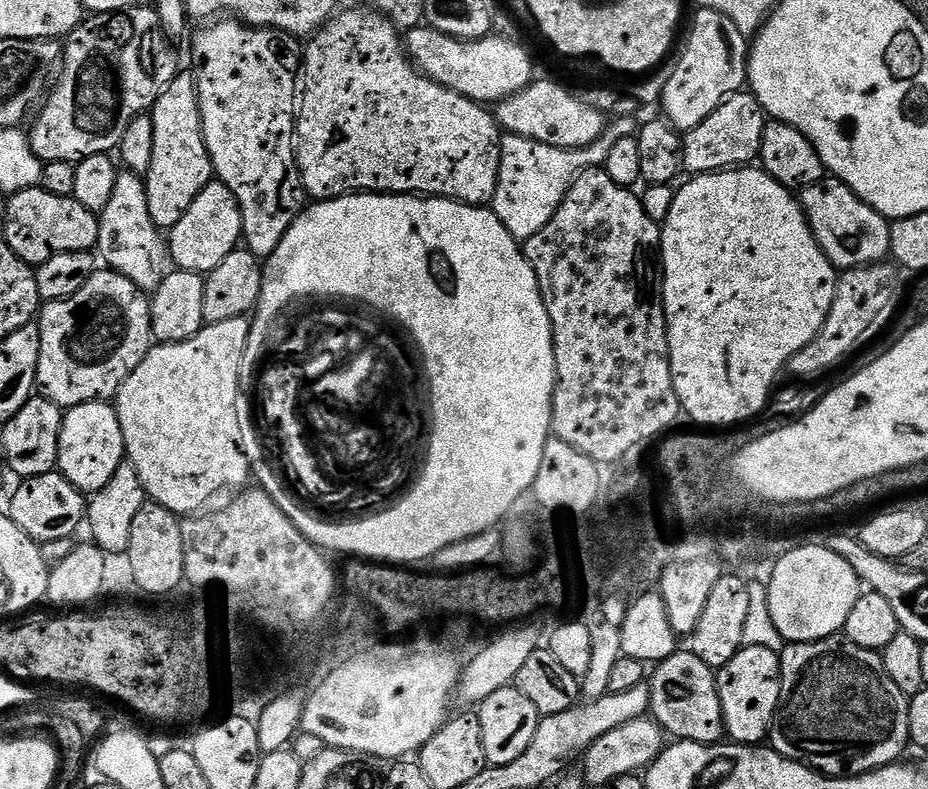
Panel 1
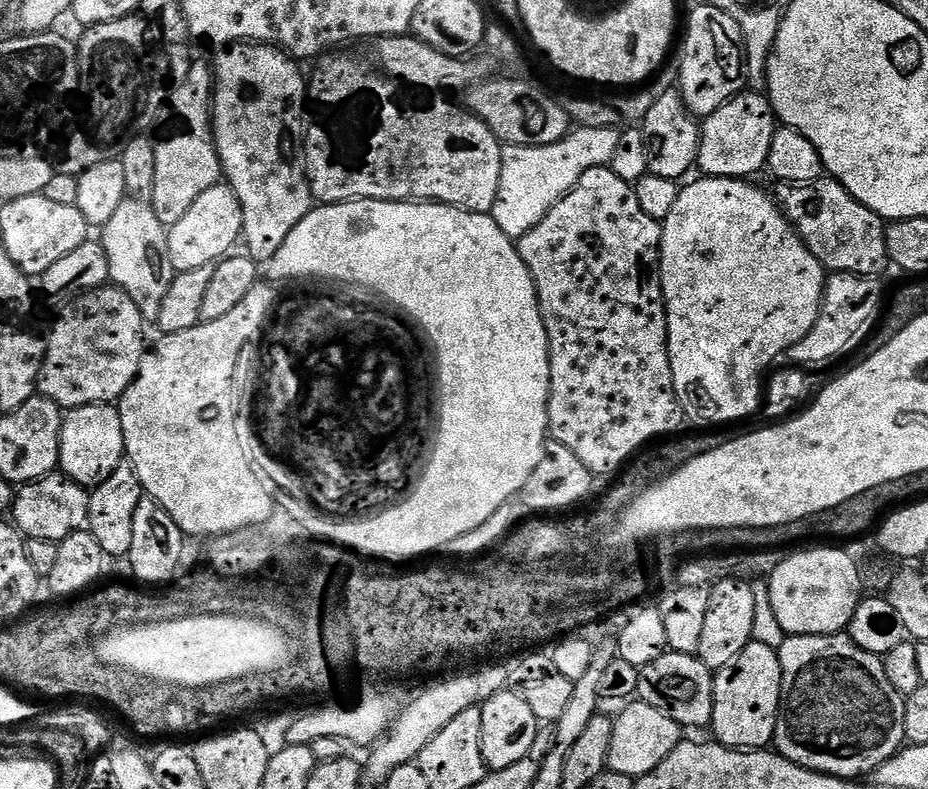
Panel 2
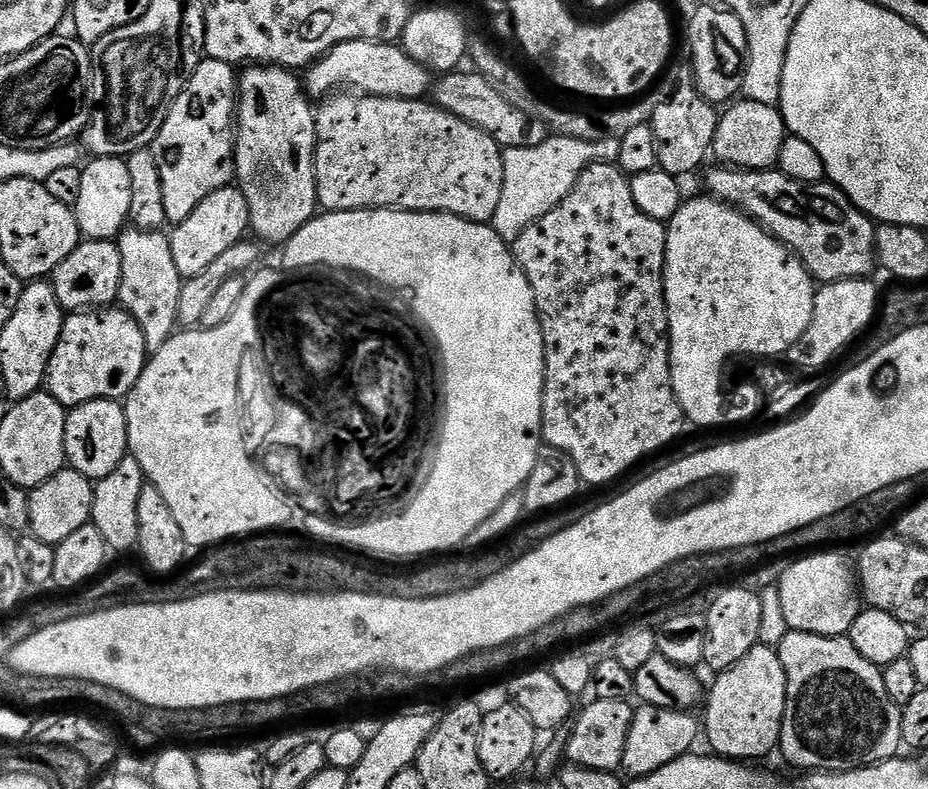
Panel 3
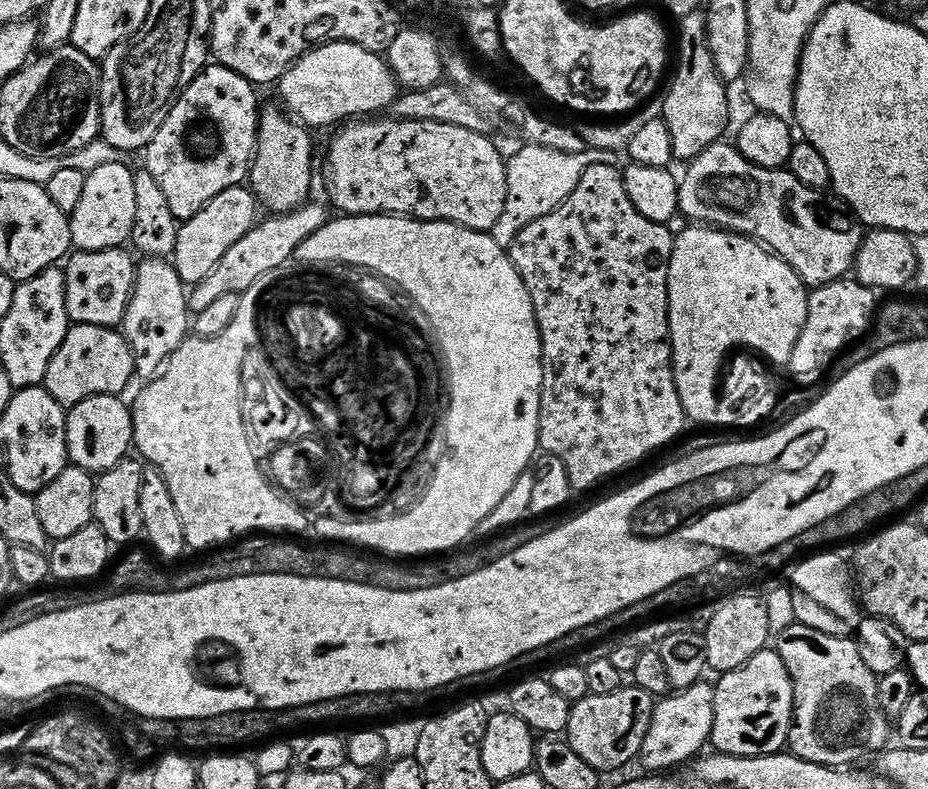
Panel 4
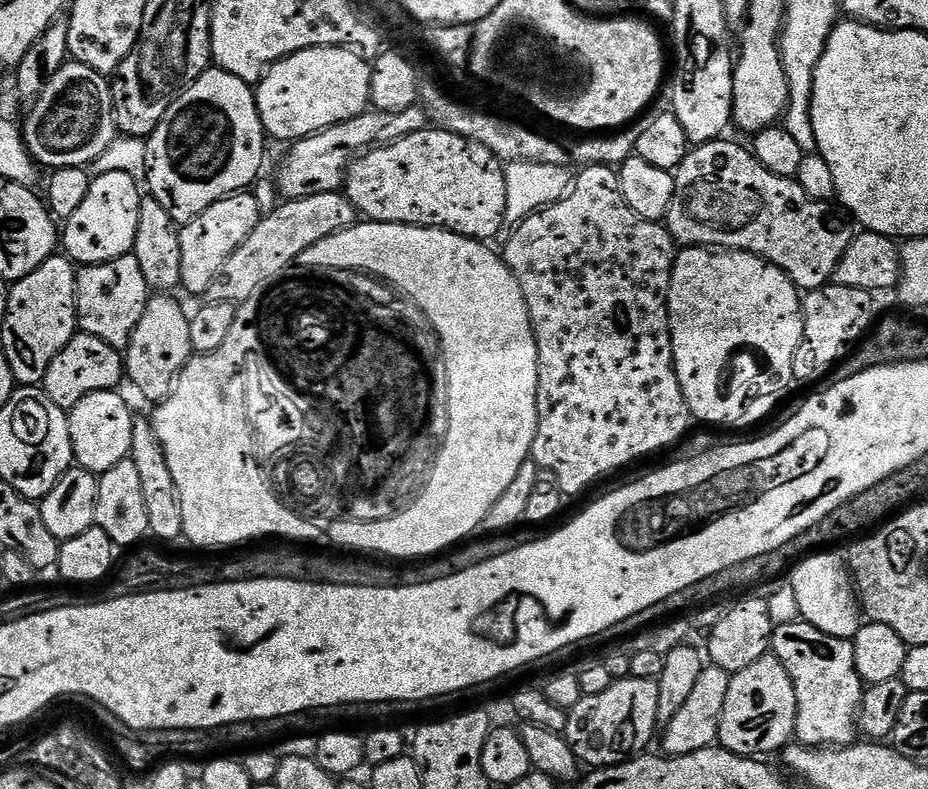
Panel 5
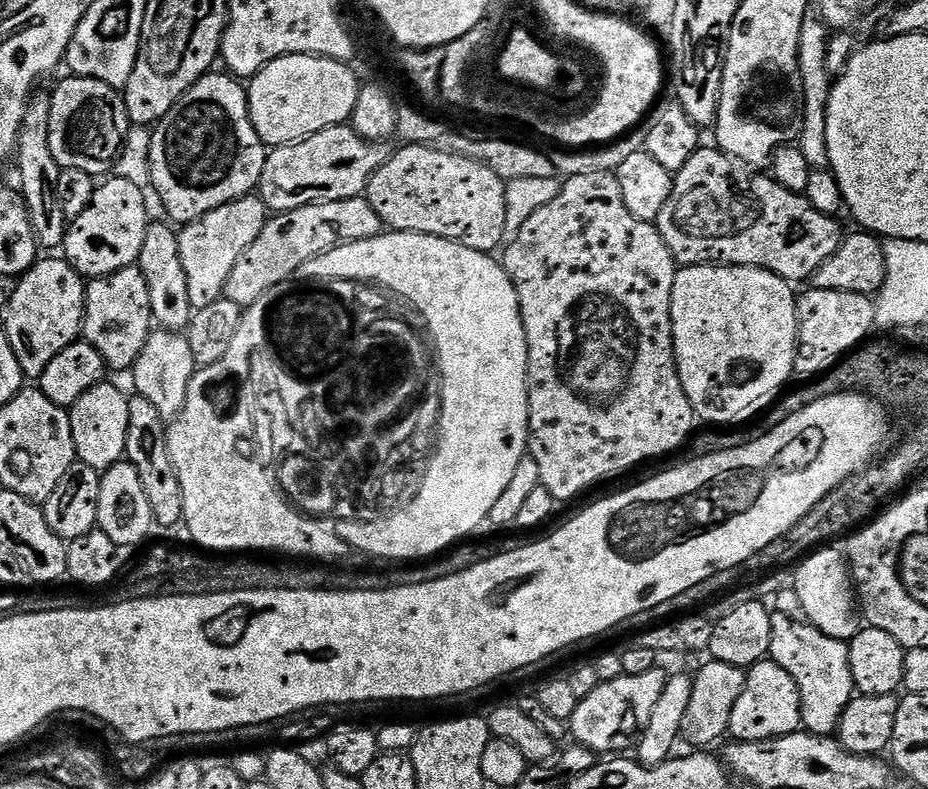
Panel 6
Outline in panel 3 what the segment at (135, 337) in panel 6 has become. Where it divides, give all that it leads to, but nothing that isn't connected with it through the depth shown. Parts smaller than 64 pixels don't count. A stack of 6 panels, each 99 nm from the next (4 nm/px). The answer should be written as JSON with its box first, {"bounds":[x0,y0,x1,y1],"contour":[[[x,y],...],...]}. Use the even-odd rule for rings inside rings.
{"bounds":[50,239,122,313],"contour":[[[81,239],[69,256],[52,272],[50,283],[65,313],[99,310],[115,305],[122,286],[122,254],[116,240]]]}

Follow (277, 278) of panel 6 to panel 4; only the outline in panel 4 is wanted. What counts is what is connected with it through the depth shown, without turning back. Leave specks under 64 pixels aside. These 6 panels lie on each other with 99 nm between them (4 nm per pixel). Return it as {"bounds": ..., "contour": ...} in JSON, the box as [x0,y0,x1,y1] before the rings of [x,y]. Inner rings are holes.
{"bounds":[188,203,330,314],"contour":[[[305,203],[304,207],[296,208],[293,212],[273,215],[272,220],[261,219],[250,230],[250,234],[244,235],[231,250],[218,261],[218,266],[202,278],[202,282],[191,285],[188,294],[189,313],[195,314],[207,310],[218,298],[226,294],[243,294],[262,278],[262,274],[270,274],[270,270],[279,270],[286,261],[302,246],[310,234],[316,234],[326,226],[330,219],[330,212],[327,207],[320,204]]]}

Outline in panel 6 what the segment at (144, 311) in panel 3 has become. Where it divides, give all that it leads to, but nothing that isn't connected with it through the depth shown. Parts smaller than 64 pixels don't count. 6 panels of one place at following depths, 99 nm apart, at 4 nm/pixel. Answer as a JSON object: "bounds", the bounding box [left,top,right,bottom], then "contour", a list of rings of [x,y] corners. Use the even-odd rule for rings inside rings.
{"bounds":[130,330,197,422],"contour":[[[153,330],[148,334],[146,346],[142,346],[142,354],[138,354],[138,362],[130,370],[132,384],[136,387],[133,388],[135,395],[149,400],[157,408],[158,414],[162,414],[164,421],[171,422],[186,402],[186,394],[197,367],[190,342],[181,333]]]}

